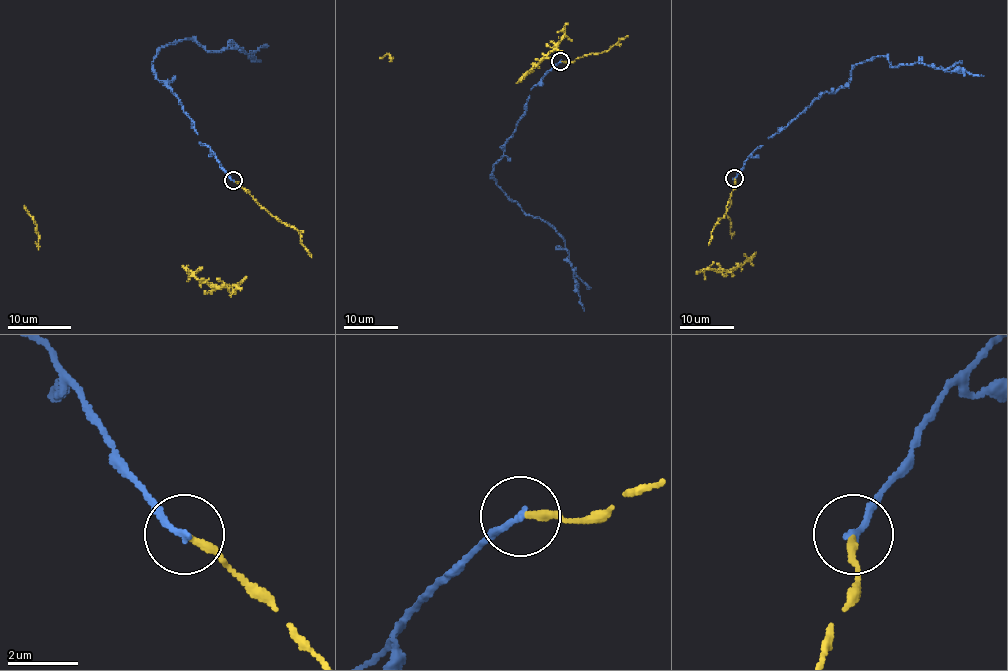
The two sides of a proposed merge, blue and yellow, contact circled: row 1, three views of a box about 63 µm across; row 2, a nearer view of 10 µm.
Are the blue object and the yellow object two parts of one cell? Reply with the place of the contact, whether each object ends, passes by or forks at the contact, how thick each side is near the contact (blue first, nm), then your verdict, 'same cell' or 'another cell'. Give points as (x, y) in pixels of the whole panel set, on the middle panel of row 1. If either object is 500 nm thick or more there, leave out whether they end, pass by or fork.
at (560, 61); blue ends there; yellow ends there; 190 nm thick on the blue side, 240 nm on the other; same cell

